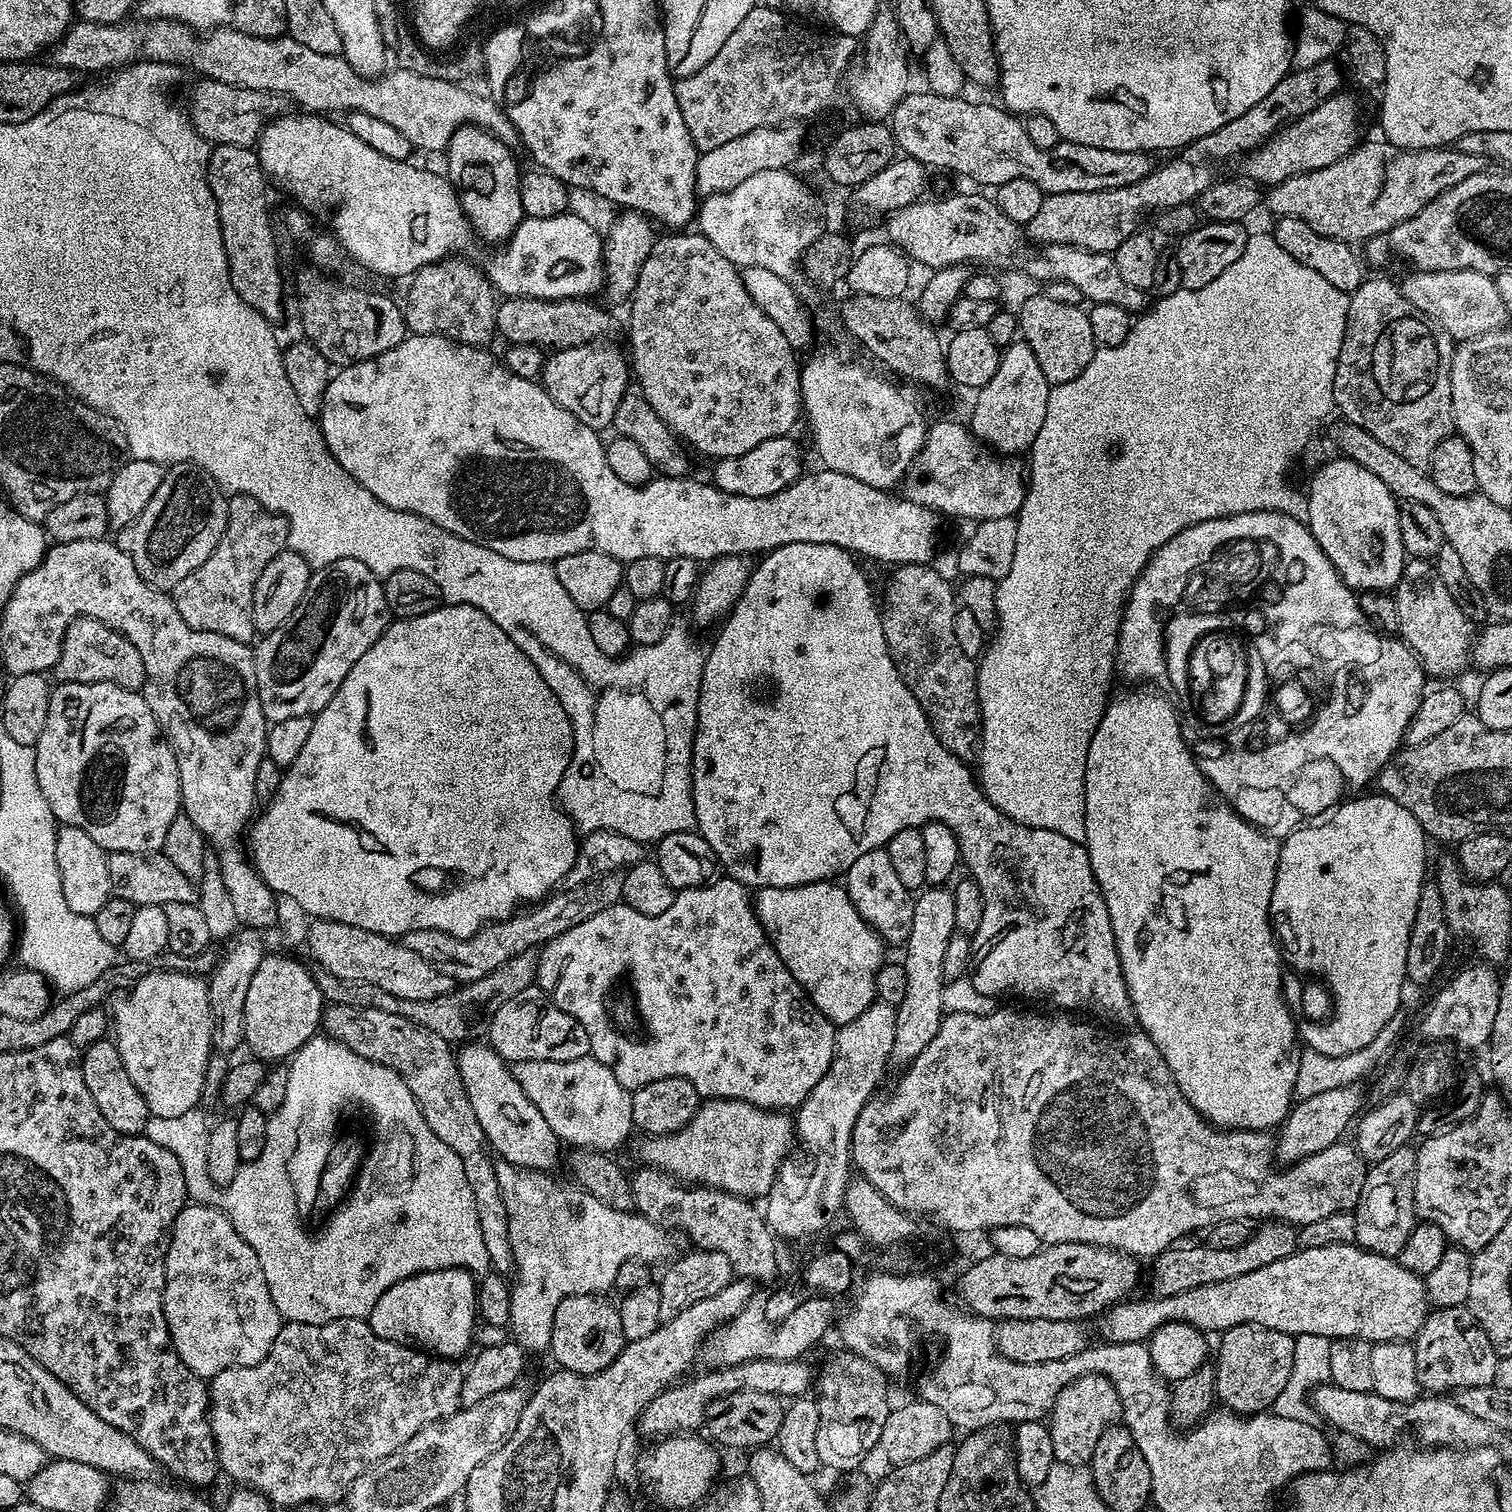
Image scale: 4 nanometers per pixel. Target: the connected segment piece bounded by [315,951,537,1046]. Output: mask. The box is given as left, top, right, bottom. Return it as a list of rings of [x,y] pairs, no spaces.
[[[535,951],[518,954],[510,958],[510,962],[486,974],[486,978],[478,978],[473,984],[460,984],[442,998],[429,1000],[398,998],[378,986],[370,986],[370,982],[365,980],[334,978],[334,974],[323,970],[317,971],[315,978],[328,1004],[354,1006],[362,1010],[386,1010],[386,1014],[398,1014],[419,1028],[438,1034],[449,1044],[460,1046],[465,1042],[479,1041],[487,1033],[494,1014],[498,1014],[498,1006],[506,1006],[506,1002],[523,997],[527,993],[524,991],[536,984],[536,957]]]

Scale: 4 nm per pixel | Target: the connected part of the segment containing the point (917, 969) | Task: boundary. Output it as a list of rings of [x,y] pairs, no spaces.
[[[932,886],[921,891],[914,900],[914,922],[910,922],[910,934],[903,949],[906,998],[902,998],[902,1002],[895,1005],[896,1029],[891,1059],[893,1065],[911,1064],[914,1058],[918,1058],[918,1054],[922,1054],[926,1046],[930,1046],[934,1034],[938,1034],[940,1024],[946,1015],[942,1004],[943,988],[946,983],[942,974],[942,961],[946,955],[946,942],[950,942],[950,938],[956,932],[952,888]]]

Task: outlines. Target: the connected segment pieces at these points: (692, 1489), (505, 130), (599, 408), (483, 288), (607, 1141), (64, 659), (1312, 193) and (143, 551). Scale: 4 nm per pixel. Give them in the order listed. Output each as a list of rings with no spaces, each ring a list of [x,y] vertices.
[[[677,1434],[657,1439],[653,1443],[656,1445],[646,1449],[636,1464],[645,1490],[668,1508],[695,1509],[716,1484],[714,1482],[716,1471],[720,1468],[721,1453],[711,1439],[696,1435],[700,1434]]]
[[[77,19],[63,38],[52,45],[51,63],[81,74],[107,73],[126,64],[135,64],[140,57],[163,64],[189,64],[200,71],[201,77],[210,80],[270,92],[281,98],[289,96],[294,103],[304,107],[301,109],[312,114],[371,114],[373,118],[394,126],[398,134],[410,141],[413,149],[420,151],[421,148],[424,152],[443,153],[454,130],[464,124],[476,124],[509,146],[518,140],[515,126],[503,107],[492,101],[495,99],[491,95],[479,96],[459,83],[423,77],[400,68],[379,76],[363,76],[348,64],[343,55],[317,54],[287,34],[267,40],[241,32],[235,26],[221,26],[211,29],[203,40],[199,31],[189,28],[181,20],[128,23],[99,24]]]
[[[610,340],[557,349],[545,359],[540,382],[563,409],[569,410],[591,429],[602,432],[605,431],[604,428],[611,427],[614,410],[618,408],[618,402],[622,402],[624,393],[629,391],[630,360]]]
[[[445,258],[413,272],[408,301],[403,301],[404,321],[417,336],[445,336],[463,344],[491,345],[496,332],[497,293],[485,273],[464,258]]]
[[[590,1054],[574,1058],[574,1062],[518,1062],[511,1065],[511,1070],[518,1086],[526,1090],[526,1098],[538,1106],[550,1130],[565,1145],[612,1154],[634,1132],[632,1092],[614,1078],[610,1066],[602,1066]]]
[[[79,616],[72,620],[64,635],[60,657],[54,669],[57,681],[66,684],[93,684],[110,682],[123,688],[143,689],[146,666],[142,654],[118,630],[114,630],[92,616]]]
[[[1383,138],[1357,143],[1350,154],[1346,154],[1338,162],[1313,172],[1303,172],[1297,176],[1287,176],[1282,182],[1271,185],[1266,192],[1266,208],[1273,212],[1273,217],[1289,216],[1302,218],[1306,226],[1318,230],[1318,234],[1326,234],[1326,238],[1345,240],[1347,244],[1356,246],[1367,242],[1371,236],[1382,236],[1394,226],[1414,218],[1418,210],[1422,210],[1434,198],[1438,198],[1446,190],[1458,186],[1470,174],[1485,171],[1486,161],[1478,158],[1478,154],[1466,154],[1452,146],[1443,148],[1399,148],[1389,144]]]
[[[173,464],[165,471],[154,498],[146,502],[146,510],[119,533],[118,543],[146,583],[170,590],[214,554],[228,525],[228,501],[229,497],[221,492],[214,478],[198,465]]]

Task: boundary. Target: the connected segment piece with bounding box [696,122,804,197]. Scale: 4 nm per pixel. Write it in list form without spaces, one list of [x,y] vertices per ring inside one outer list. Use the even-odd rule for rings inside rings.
[[[788,122],[783,126],[750,130],[742,138],[733,138],[723,146],[714,146],[714,150],[699,153],[696,162],[696,190],[701,197],[713,196],[719,192],[729,192],[738,182],[750,178],[758,170],[772,170],[792,166],[800,147],[804,144],[804,132],[799,123]]]

